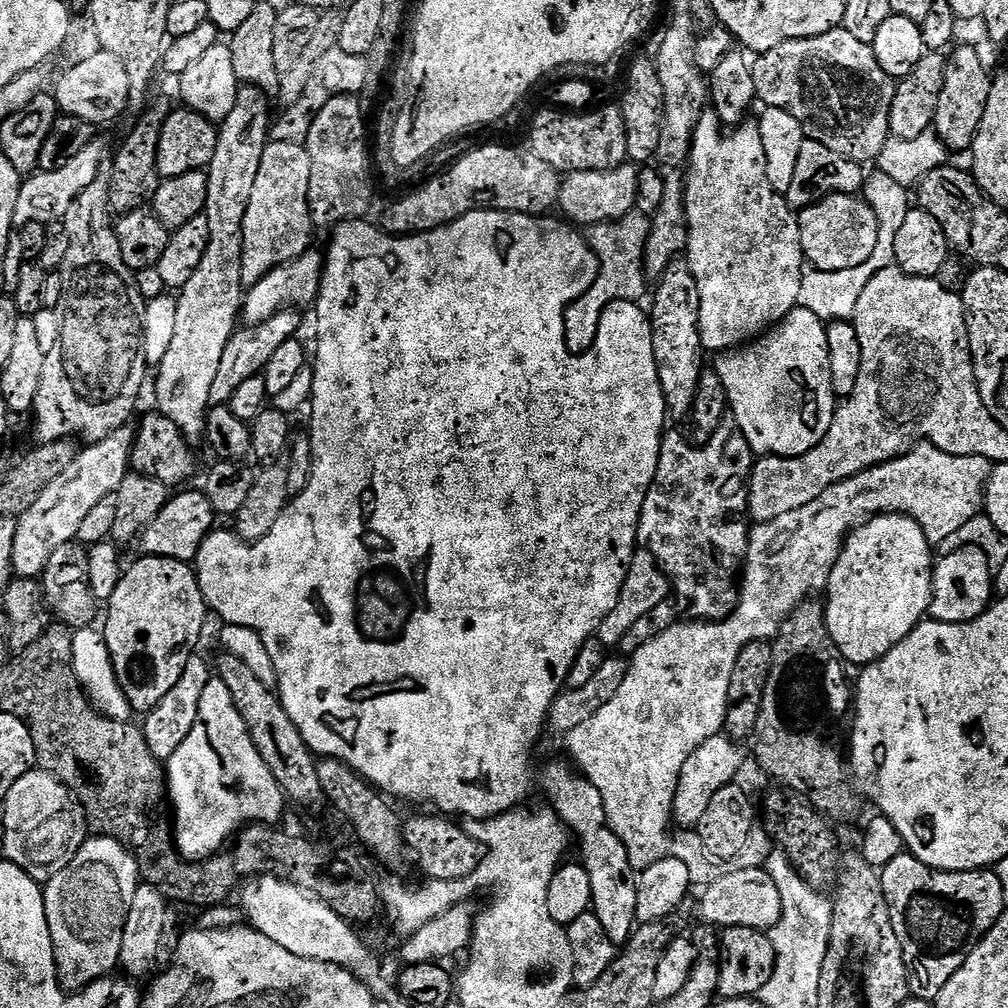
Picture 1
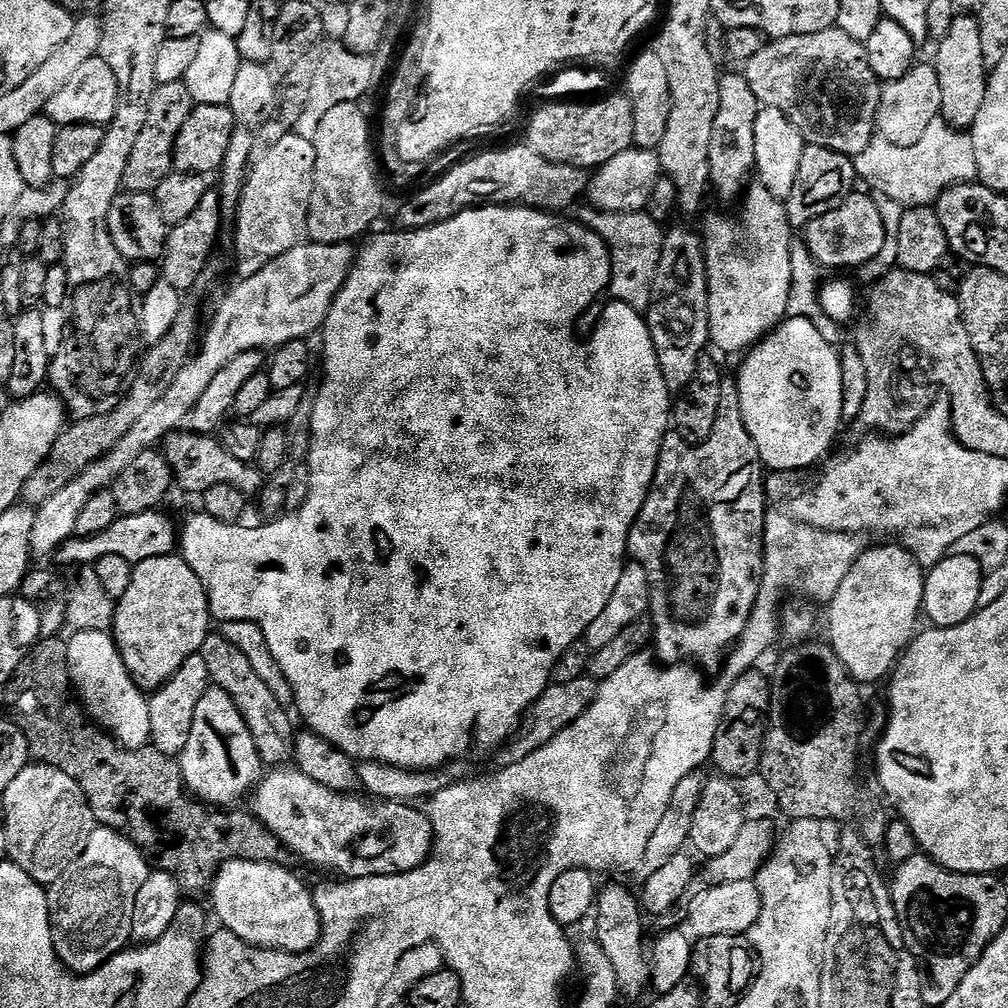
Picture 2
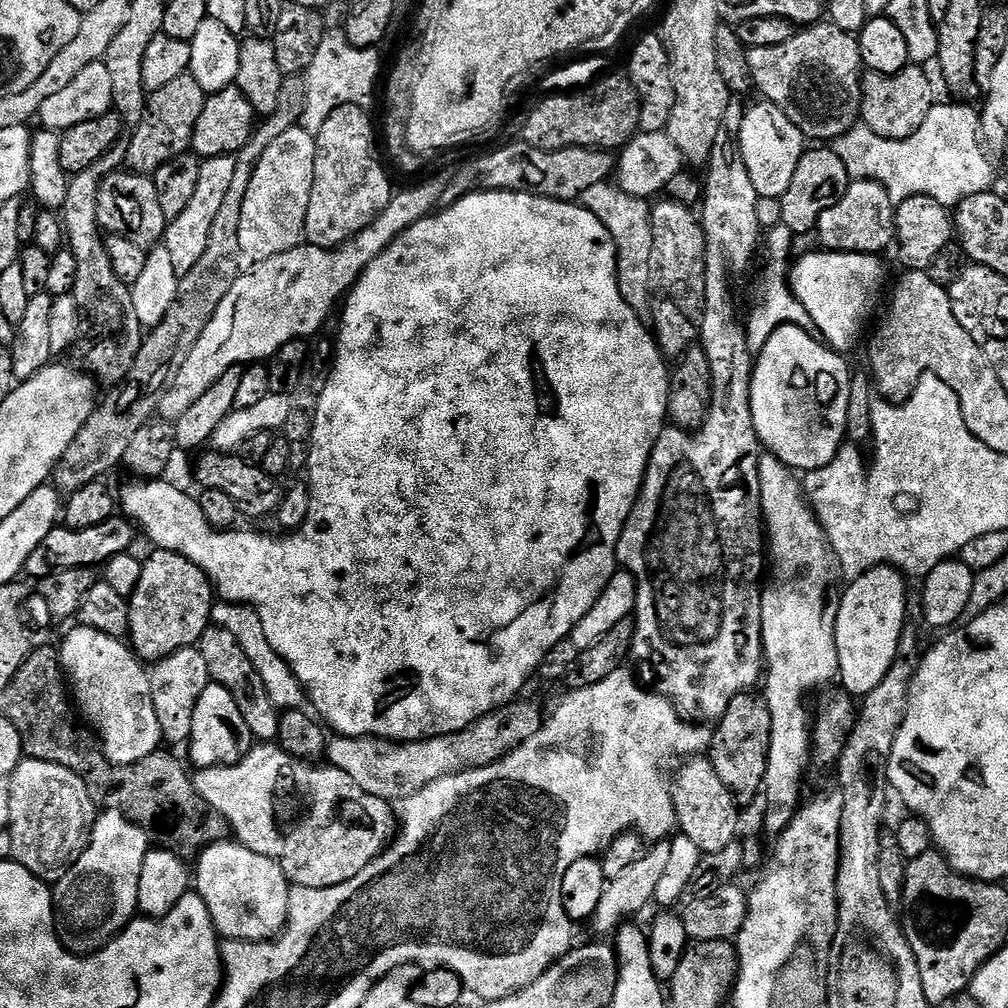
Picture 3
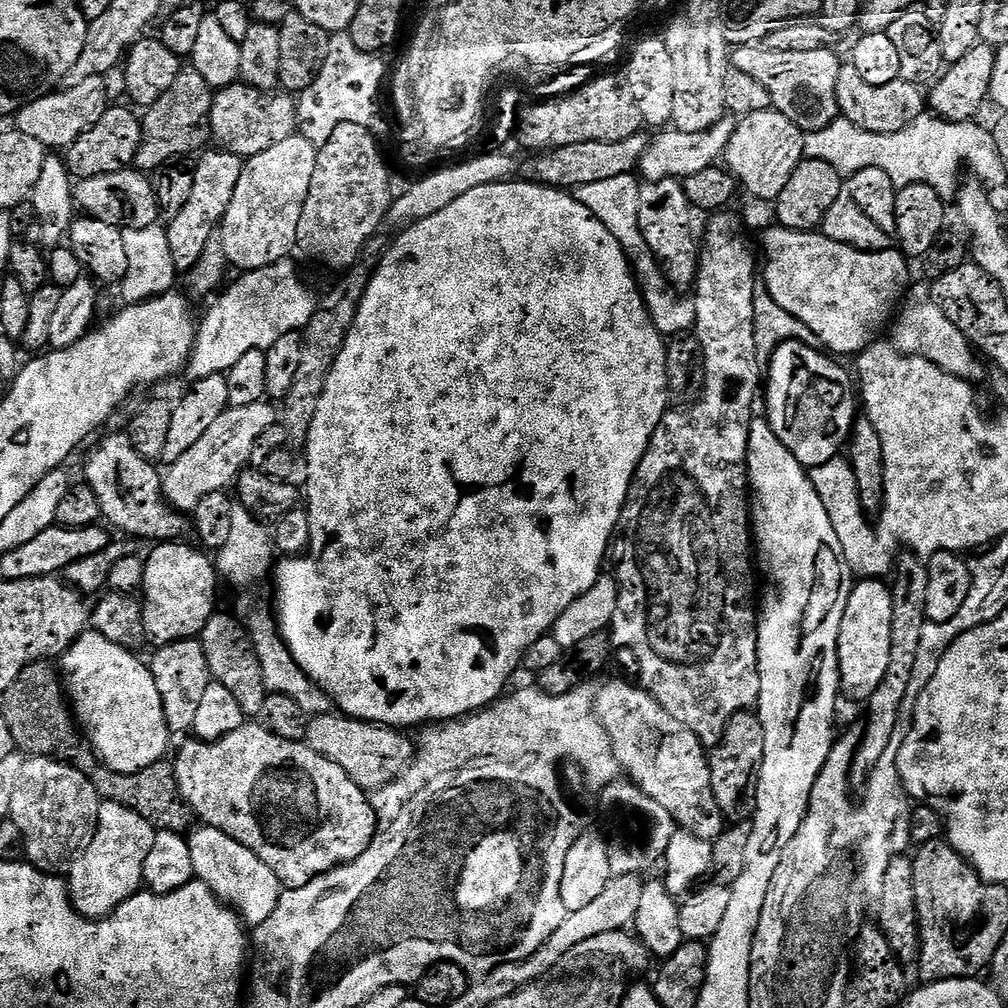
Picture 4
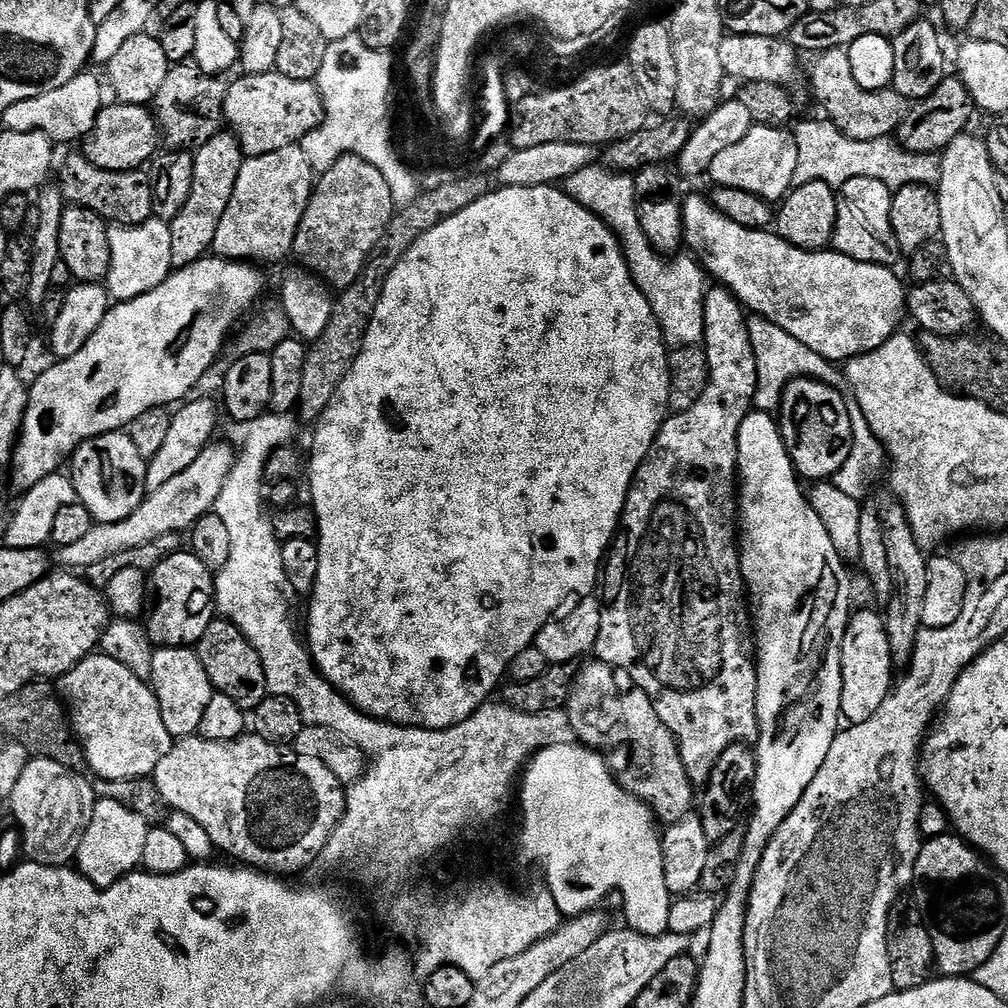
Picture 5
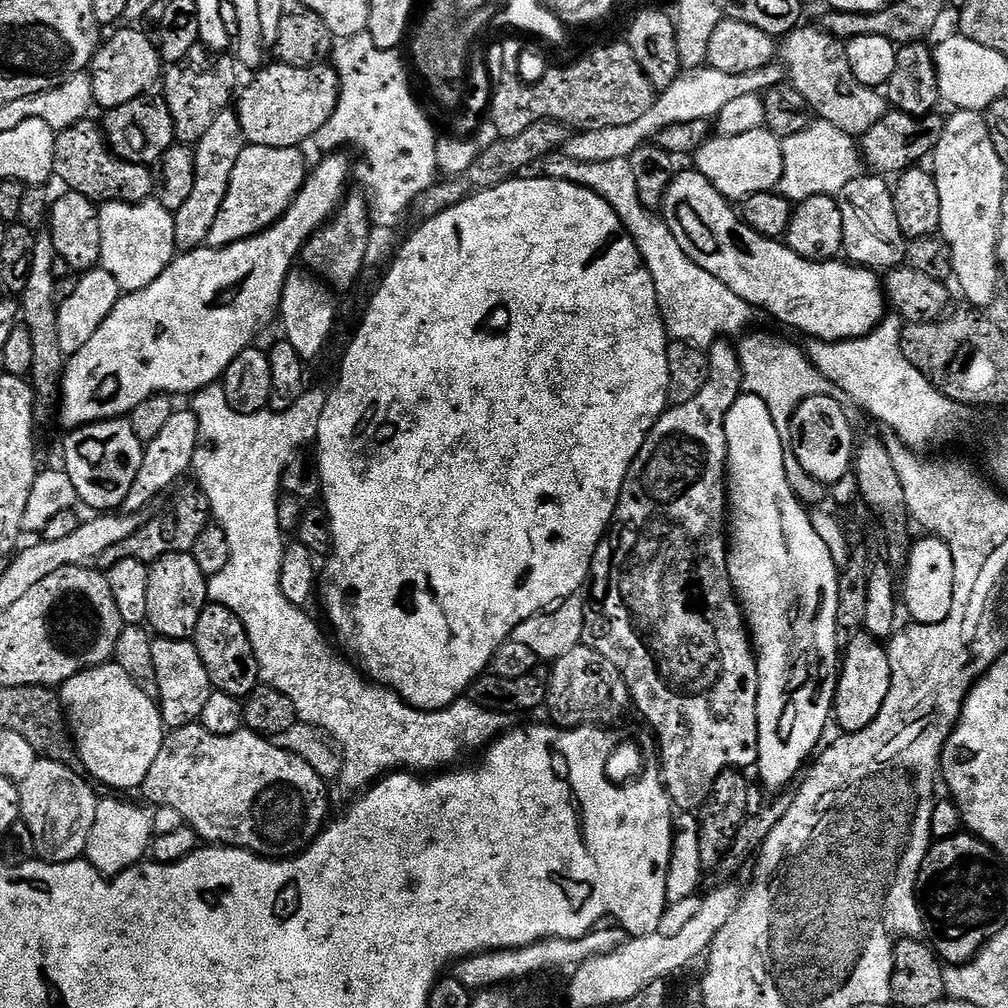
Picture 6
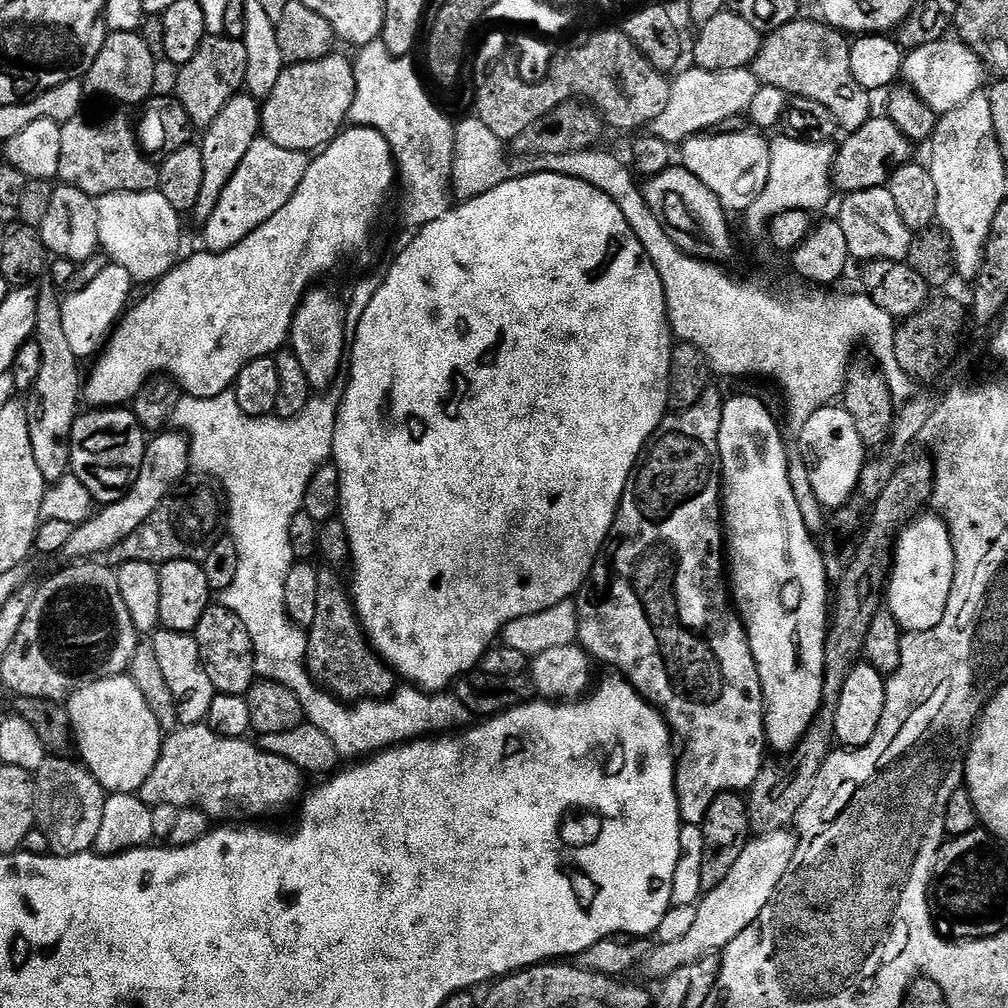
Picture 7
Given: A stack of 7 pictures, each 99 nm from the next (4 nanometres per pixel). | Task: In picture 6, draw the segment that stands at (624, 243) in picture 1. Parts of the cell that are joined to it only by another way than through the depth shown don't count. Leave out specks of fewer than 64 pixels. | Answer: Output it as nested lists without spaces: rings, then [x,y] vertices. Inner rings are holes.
[[[631,159],[594,164],[573,163],[571,168],[571,179],[598,193],[611,206],[614,214],[618,214],[630,238],[638,246],[648,273],[652,275],[660,317],[664,319],[664,329],[675,343],[707,350],[721,338],[736,338],[749,331],[748,323],[754,315],[752,305],[740,300],[738,294],[718,282],[718,278],[706,274],[706,270],[694,264],[684,253],[682,246],[674,242],[674,234],[670,234],[663,219],[648,209],[642,198],[638,198],[638,182],[634,182]]]

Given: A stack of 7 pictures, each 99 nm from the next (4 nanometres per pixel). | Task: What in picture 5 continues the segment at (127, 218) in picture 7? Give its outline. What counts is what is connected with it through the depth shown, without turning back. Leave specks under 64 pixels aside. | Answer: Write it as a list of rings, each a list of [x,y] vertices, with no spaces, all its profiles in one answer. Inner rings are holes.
[[[155,218],[143,224],[113,223],[108,230],[110,238],[110,270],[106,287],[113,301],[133,300],[162,283],[172,275],[172,255],[170,254],[170,238],[172,229],[165,221]]]

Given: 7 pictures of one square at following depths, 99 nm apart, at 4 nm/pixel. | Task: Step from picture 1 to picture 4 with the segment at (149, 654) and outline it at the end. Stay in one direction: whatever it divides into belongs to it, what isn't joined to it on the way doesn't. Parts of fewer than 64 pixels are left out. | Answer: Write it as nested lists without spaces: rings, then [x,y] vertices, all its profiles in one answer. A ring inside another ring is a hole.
[[[160,542],[144,560],[144,587],[142,589],[142,607],[144,610],[144,635],[147,643],[156,648],[165,648],[179,640],[191,640],[199,637],[206,622],[217,611],[216,580],[218,573],[215,563],[207,560],[203,551],[195,547],[187,548],[184,542]]]

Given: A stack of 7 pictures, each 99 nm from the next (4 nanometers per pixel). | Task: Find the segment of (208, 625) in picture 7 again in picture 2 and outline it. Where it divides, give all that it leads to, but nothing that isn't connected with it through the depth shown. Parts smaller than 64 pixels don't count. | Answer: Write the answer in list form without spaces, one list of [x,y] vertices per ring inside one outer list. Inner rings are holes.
[[[210,634],[206,642],[202,642],[198,653],[202,662],[206,662],[206,670],[210,670],[210,681],[215,687],[226,690],[230,694],[230,702],[238,706],[238,714],[242,714],[242,722],[246,722],[246,730],[254,738],[254,746],[258,750],[261,761],[268,766],[288,766],[293,763],[294,742],[298,731],[297,725],[292,725],[288,717],[289,709],[270,694],[266,682],[262,682],[251,663],[225,636]]]

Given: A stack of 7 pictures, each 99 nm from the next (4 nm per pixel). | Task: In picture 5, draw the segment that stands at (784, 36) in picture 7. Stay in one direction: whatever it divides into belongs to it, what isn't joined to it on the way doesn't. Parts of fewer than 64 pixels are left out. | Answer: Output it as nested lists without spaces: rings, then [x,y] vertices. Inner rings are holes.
[[[826,48],[817,56],[820,57],[817,58],[816,65],[812,68],[812,88],[816,91],[817,102],[824,107],[823,115],[841,132],[855,140],[883,140],[891,137],[899,129],[910,107],[909,101],[905,100],[902,94],[898,94],[891,86],[877,92],[862,90],[862,86],[854,82],[854,70],[850,70],[850,54],[847,48]]]

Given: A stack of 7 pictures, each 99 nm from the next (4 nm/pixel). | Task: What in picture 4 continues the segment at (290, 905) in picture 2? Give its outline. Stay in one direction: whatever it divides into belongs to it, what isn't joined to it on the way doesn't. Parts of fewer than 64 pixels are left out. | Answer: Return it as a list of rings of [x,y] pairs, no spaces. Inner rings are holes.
[[[200,826],[197,832],[189,831],[186,841],[190,850],[190,862],[196,871],[195,879],[207,886],[220,903],[227,904],[245,925],[261,924],[270,918],[270,914],[274,914],[282,891],[280,879],[250,850],[217,828],[207,826]]]

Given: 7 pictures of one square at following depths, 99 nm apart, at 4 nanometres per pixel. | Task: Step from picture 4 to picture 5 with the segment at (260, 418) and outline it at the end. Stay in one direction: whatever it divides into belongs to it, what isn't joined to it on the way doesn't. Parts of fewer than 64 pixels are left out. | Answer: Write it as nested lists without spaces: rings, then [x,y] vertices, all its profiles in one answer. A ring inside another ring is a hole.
[[[213,442],[194,458],[191,466],[186,466],[182,474],[170,478],[158,490],[148,492],[144,501],[130,514],[130,518],[122,518],[122,522],[109,524],[93,523],[90,534],[85,534],[78,542],[70,542],[70,546],[60,548],[54,560],[57,565],[68,570],[86,570],[94,566],[94,562],[102,562],[102,558],[114,558],[114,554],[122,554],[122,550],[134,550],[138,546],[146,546],[146,542],[154,542],[160,536],[171,537],[172,532],[191,529],[207,512],[213,511],[222,494],[222,486],[226,486],[226,478],[236,465],[238,452],[228,444]]]

